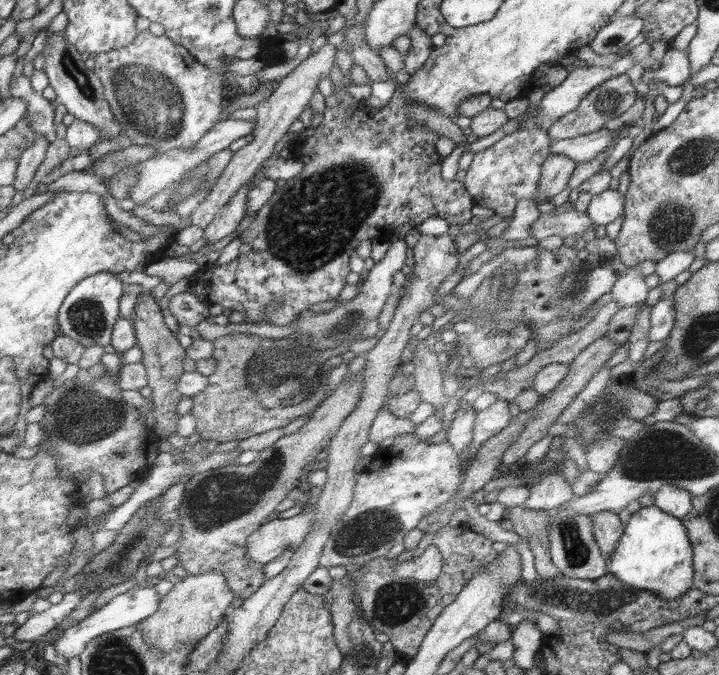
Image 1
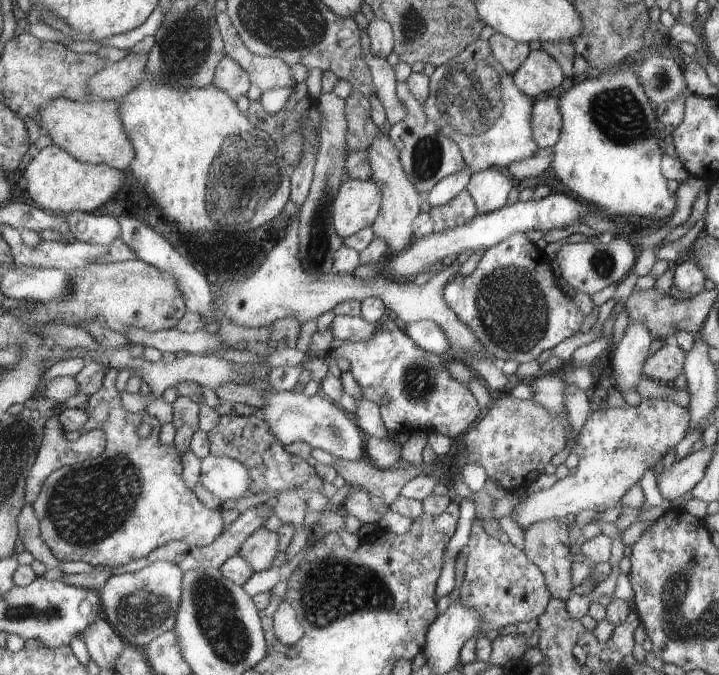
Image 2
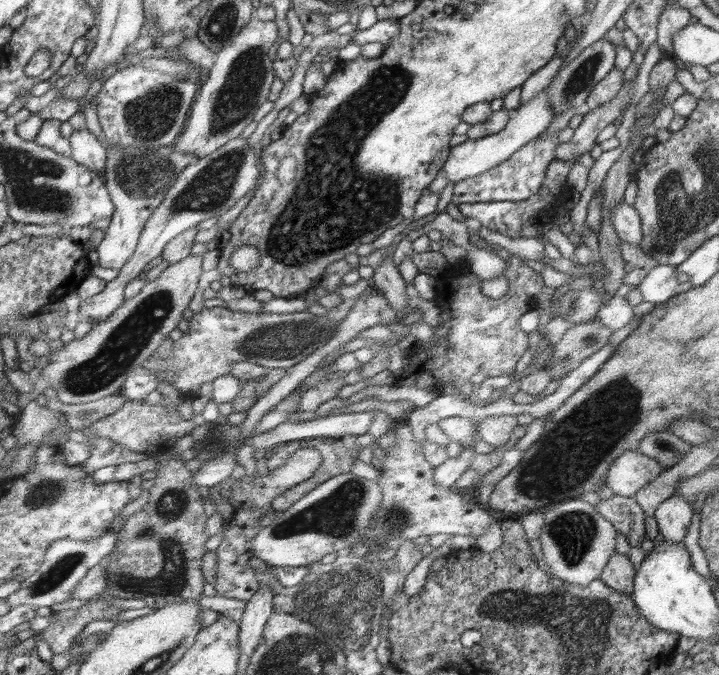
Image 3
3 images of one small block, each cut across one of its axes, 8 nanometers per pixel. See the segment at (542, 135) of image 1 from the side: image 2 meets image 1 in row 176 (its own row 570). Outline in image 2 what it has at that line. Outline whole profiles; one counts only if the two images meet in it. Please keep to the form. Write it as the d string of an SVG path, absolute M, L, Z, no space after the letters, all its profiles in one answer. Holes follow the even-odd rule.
M477 518L471 528L472 536L467 545L470 552L464 582L460 586L460 598L468 608L474 608L484 618L480 636L496 628L529 622L541 616L553 597L536 564L526 557L524 550L511 542L503 543L488 536Z

